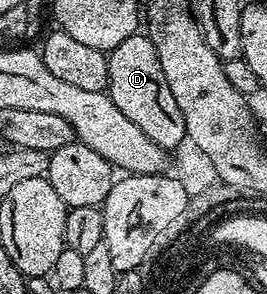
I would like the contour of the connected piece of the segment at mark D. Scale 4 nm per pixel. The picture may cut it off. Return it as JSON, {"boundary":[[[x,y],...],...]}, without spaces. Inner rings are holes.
{"boundary":[[[137,34],[126,38],[126,42],[118,42],[118,46],[107,53],[108,69],[108,97],[142,130],[144,134],[154,142],[158,142],[160,148],[165,150],[176,150],[185,143],[188,131],[186,122],[182,118],[182,110],[178,110],[178,102],[174,102],[174,94],[170,94],[170,82],[166,82],[166,74],[162,74],[162,62],[158,62],[158,50],[154,50],[154,42],[146,34]]]}

